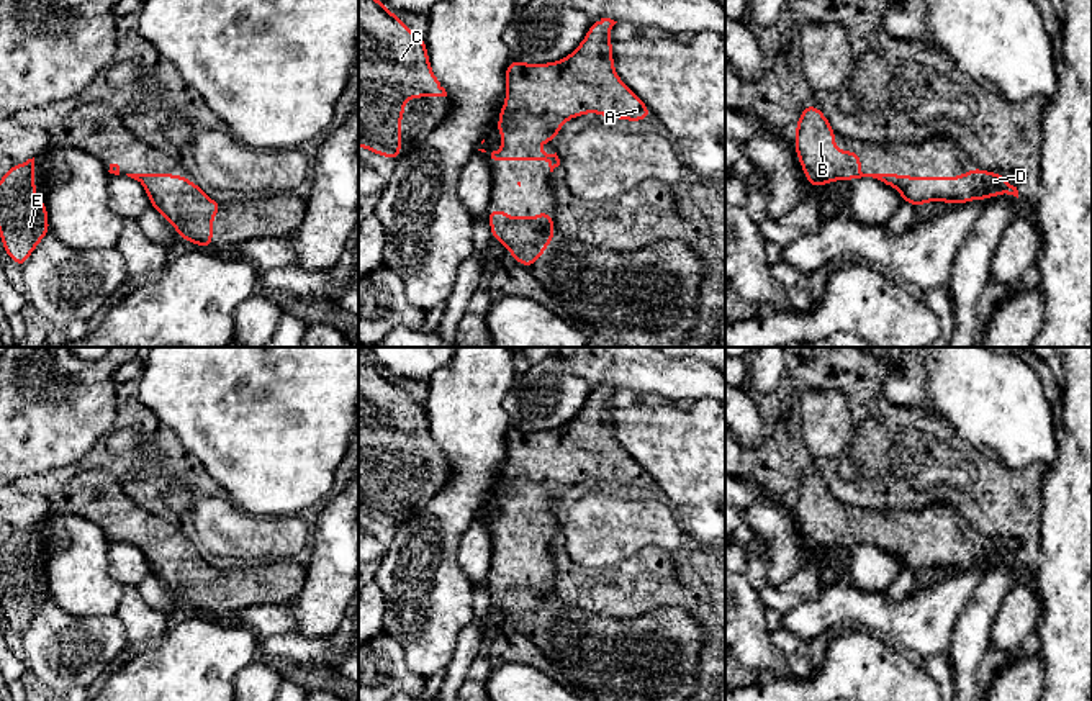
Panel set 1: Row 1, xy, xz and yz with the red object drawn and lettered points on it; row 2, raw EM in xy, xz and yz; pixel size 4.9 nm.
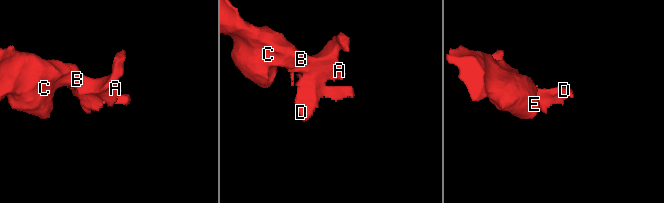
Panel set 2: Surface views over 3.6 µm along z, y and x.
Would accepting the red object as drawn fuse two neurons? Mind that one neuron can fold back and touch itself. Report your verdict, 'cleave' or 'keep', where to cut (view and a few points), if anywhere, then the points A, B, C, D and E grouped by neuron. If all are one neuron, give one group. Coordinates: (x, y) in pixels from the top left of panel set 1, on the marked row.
keep | no cut | A B C D E

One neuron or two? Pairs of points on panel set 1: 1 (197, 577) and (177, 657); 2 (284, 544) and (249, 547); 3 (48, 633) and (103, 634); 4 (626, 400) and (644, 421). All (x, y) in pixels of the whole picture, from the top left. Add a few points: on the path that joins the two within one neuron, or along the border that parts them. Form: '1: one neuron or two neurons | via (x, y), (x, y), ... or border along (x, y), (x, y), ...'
1: two neurons | border along (195, 611), (233, 621)
2: one neuron | via (275, 544), (257, 544)
3: one neuron | via (61, 634), (90, 634)
4: two neurons | border along (637, 402), (614, 410)

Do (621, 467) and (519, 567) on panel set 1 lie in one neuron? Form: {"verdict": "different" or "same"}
{"verdict": "same"}

